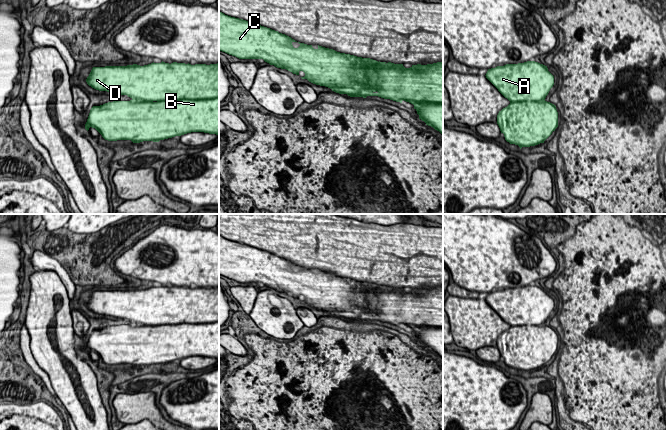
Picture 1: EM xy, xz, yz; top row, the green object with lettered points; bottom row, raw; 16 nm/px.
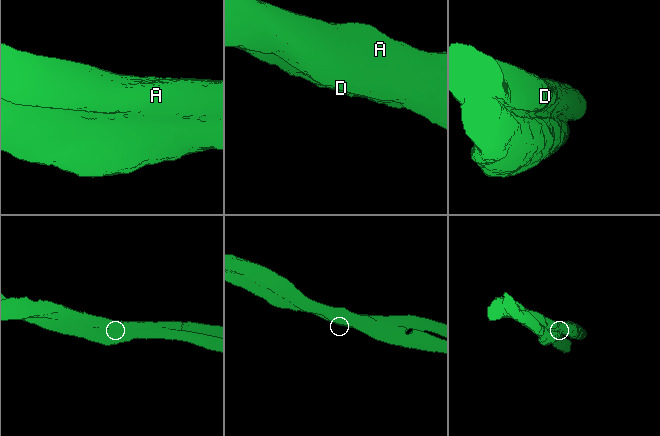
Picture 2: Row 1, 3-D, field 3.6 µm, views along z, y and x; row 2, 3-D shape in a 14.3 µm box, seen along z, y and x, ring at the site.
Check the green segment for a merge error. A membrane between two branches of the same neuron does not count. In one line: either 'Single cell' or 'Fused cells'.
Fused cells

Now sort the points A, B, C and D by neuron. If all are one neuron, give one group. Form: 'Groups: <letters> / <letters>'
Groups: A D / B C

